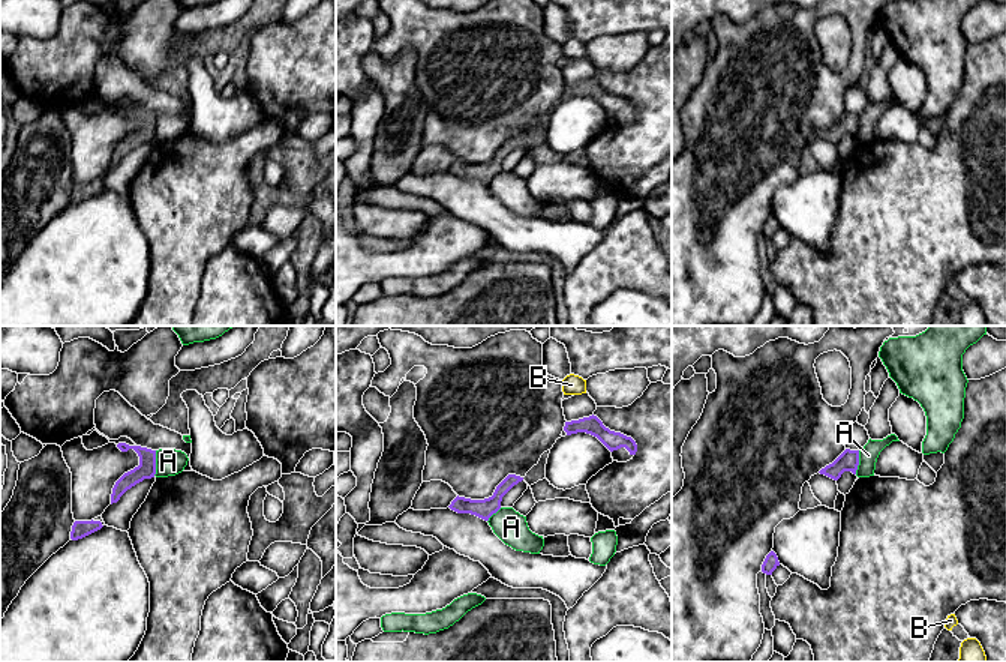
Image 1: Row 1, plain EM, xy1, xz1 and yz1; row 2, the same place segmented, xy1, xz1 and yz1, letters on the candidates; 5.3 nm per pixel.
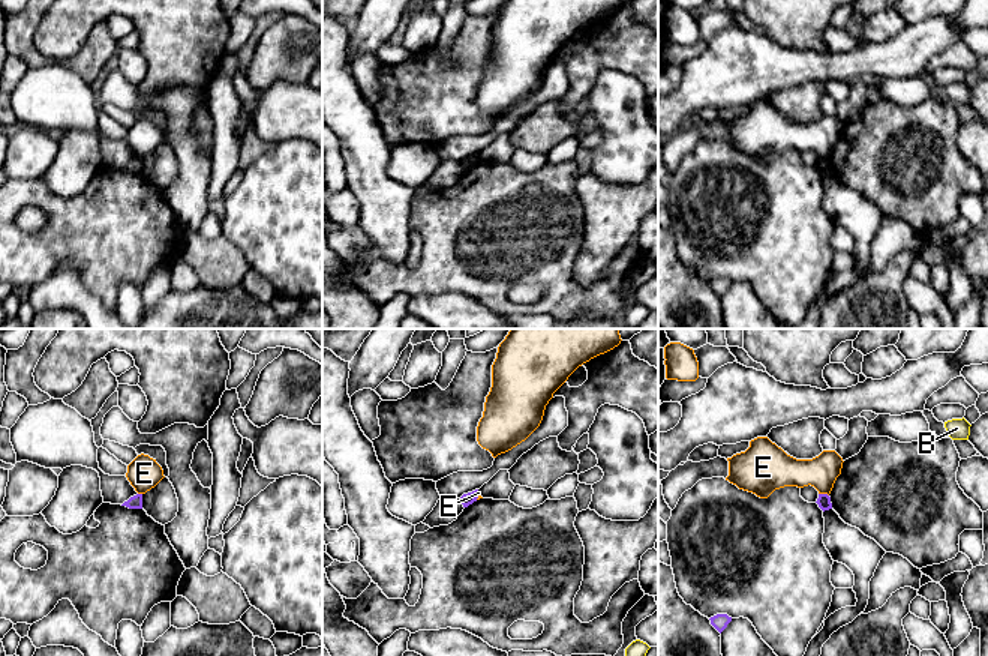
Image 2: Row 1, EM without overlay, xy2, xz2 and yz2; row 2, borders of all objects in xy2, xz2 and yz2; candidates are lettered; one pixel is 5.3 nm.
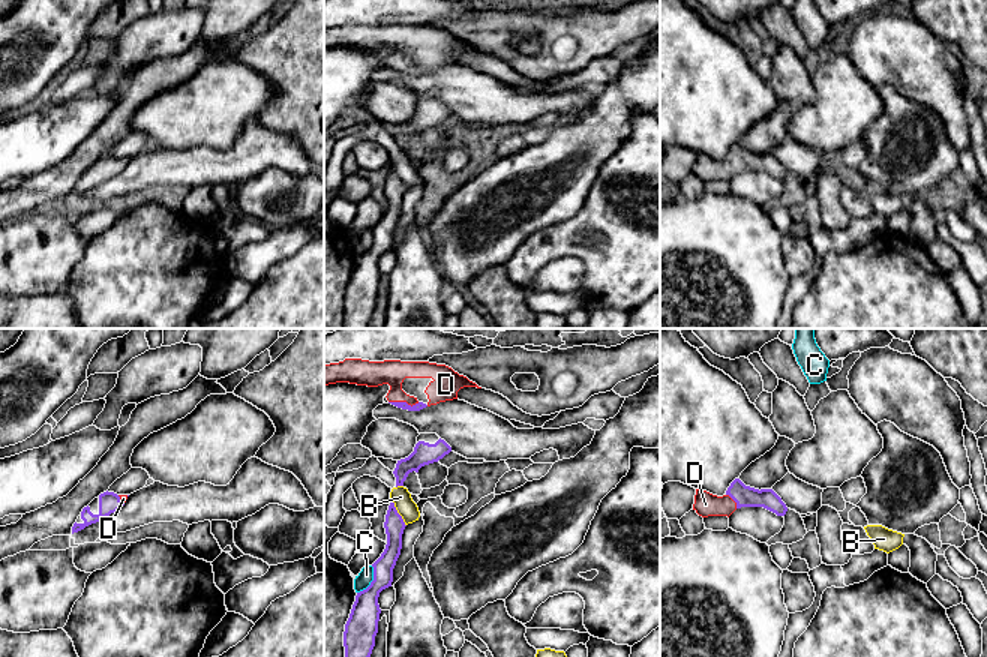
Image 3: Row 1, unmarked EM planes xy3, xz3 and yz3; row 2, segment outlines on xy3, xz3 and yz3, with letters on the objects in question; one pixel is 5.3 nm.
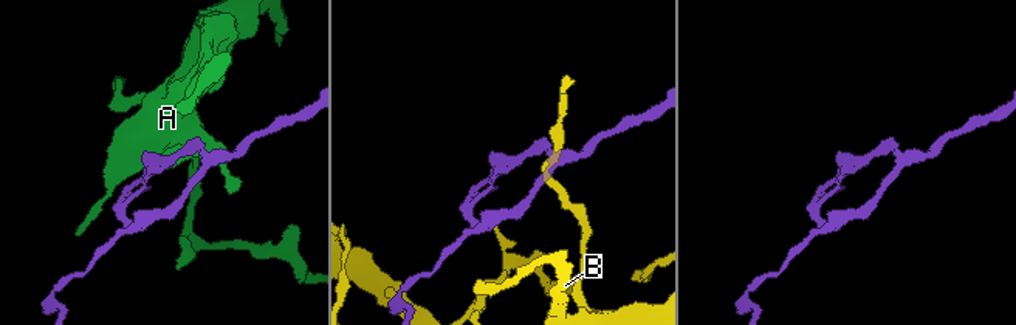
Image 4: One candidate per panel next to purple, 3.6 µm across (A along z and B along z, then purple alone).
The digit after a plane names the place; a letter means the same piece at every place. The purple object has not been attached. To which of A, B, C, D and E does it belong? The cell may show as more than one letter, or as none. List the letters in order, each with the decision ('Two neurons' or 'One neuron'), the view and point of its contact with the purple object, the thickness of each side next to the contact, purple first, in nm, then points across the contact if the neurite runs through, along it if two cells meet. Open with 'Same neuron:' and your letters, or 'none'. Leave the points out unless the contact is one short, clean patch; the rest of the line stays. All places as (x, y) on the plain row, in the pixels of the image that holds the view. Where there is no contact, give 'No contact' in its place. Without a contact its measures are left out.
Same neuron: D
A: Two neurons. Touches purple at xy1 (155, 126). Thickness 100 nm (purple) against 140 nm. Boundary: xy1 (156, 114), (156, 135), (153, 138)
B: Two neurons. Touches purple at xz3 (396, 176). Thickness 110 nm (purple) against 100 nm. Boundary: xz3 (390, 162), (405, 189)
C: Two neurons. Touches purple at xz3 (372, 245). Thickness 170 nm (purple) against 80 nm. Boundary: xz3 (372, 230), (372, 245), (357, 257)
D: One neuron. Touches purple at xz3 (404, 66). Thickness 50 nm (purple) against 150 nm
E: Two neurons. Touches purple at yz2 (823, 158). Thickness 70 nm (purple) against 170 nm. Boundary: yz2 (819, 156), (828, 159)

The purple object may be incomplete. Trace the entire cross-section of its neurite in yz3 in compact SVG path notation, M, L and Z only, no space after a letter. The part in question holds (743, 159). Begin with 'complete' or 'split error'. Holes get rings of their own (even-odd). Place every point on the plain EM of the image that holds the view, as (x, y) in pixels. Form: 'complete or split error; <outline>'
split error; M735 142L723 160L696 153L693 174L702 180L730 180L741 171L764 171L777 180L784 180L786 168L772 153L754 153Z

